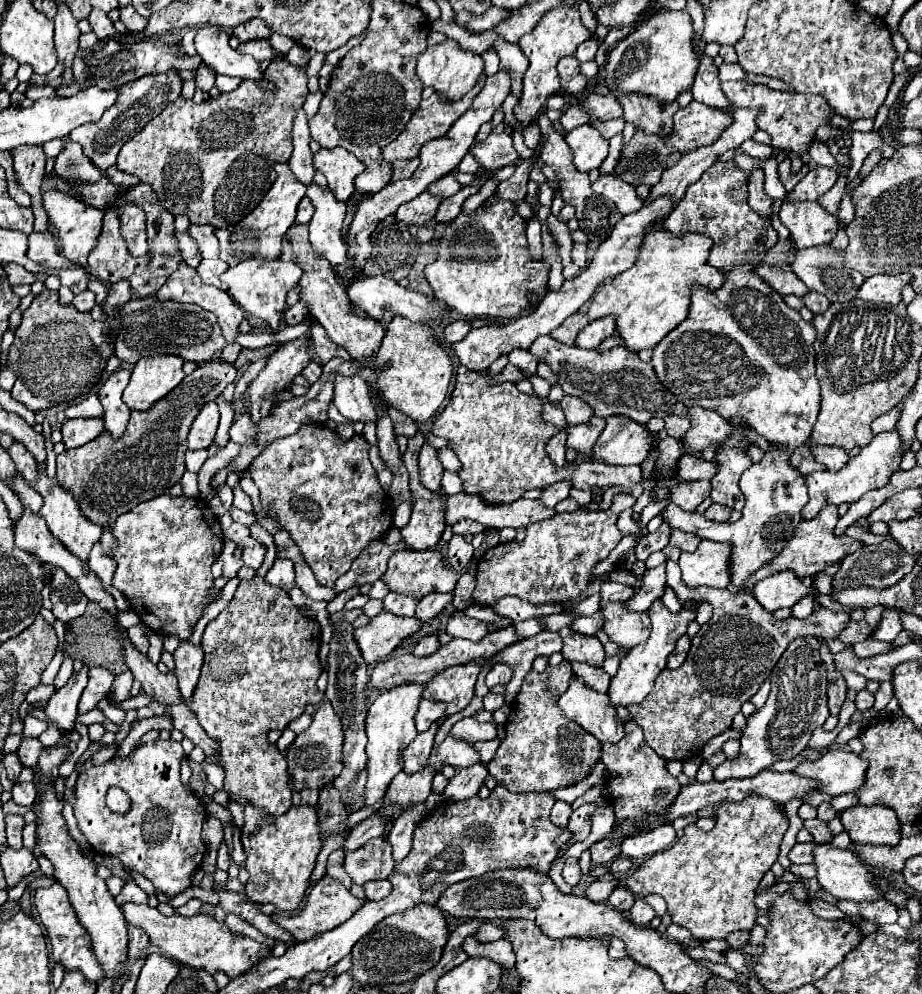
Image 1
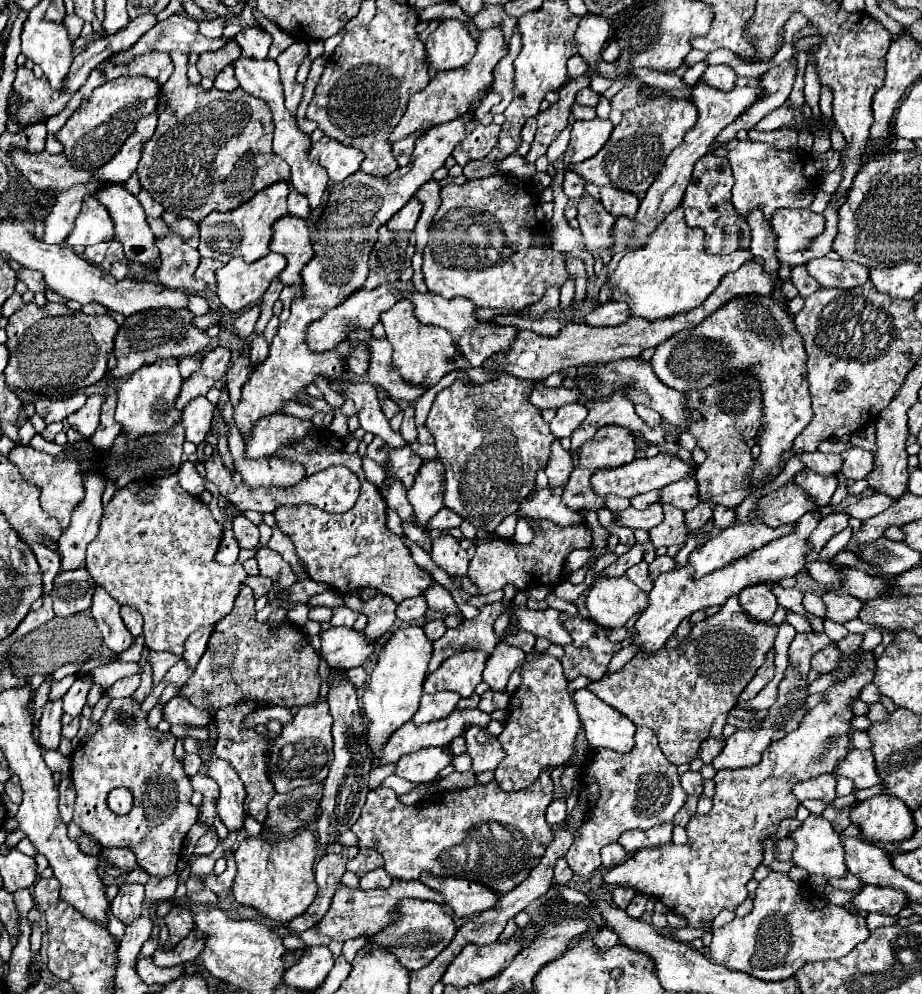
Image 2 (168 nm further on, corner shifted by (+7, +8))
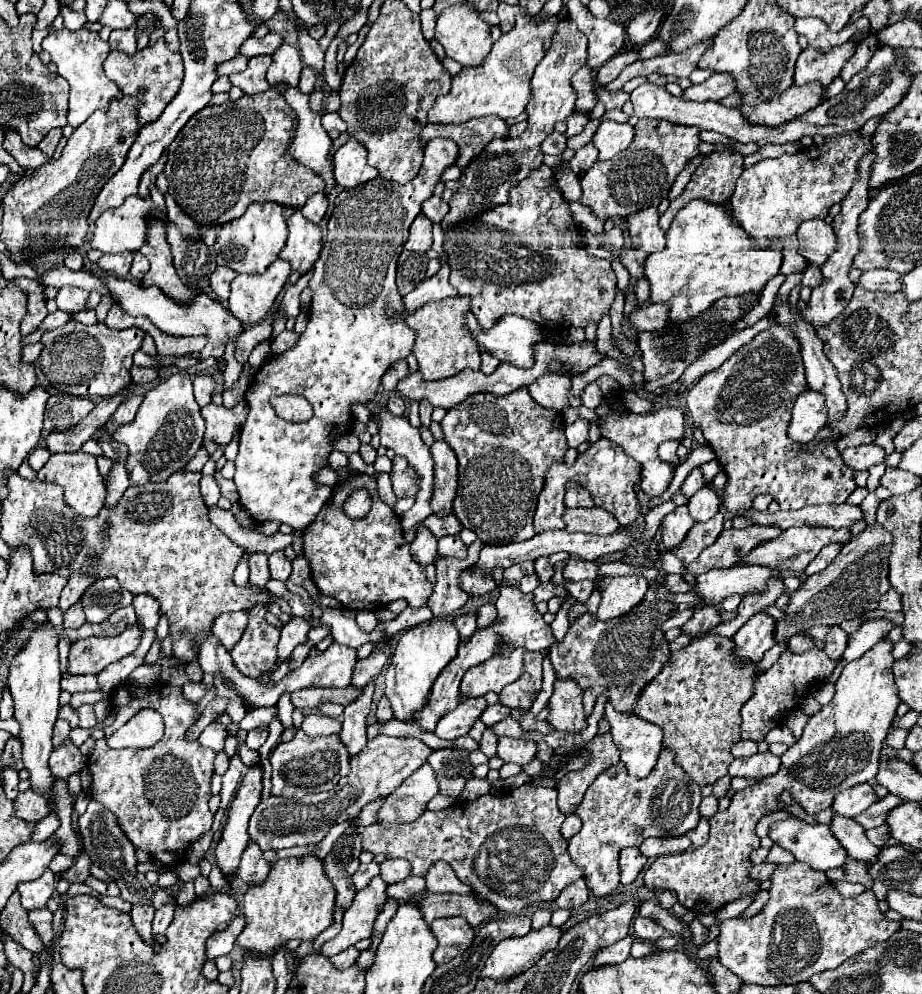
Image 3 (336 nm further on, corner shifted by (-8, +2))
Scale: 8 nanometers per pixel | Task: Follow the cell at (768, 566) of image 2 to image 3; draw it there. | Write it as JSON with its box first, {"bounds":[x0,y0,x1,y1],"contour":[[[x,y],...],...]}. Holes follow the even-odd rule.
{"bounds":[693,564,777,604],"contour":[[[741,564],[733,570],[711,570],[697,576],[697,584],[693,586],[693,590],[703,596],[709,604],[717,604],[731,594],[745,596],[763,592],[767,578],[771,576],[777,576],[777,572],[771,572],[763,566]]]}

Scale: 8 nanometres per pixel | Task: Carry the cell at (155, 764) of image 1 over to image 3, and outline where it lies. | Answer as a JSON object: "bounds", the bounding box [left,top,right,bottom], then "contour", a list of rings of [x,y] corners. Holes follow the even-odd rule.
{"bounds":[87,684,217,866],"contour":[[[133,684],[119,686],[111,696],[111,714],[115,720],[111,726],[103,728],[105,736],[127,724],[143,708],[157,710],[163,716],[163,738],[151,748],[125,750],[109,748],[105,738],[97,740],[95,750],[87,760],[93,774],[91,796],[119,816],[121,828],[127,832],[127,838],[135,848],[149,852],[163,866],[175,866],[183,862],[187,848],[213,824],[213,814],[209,812],[207,802],[211,798],[213,760],[217,752],[185,738],[187,730],[201,714],[193,702],[183,698],[181,688],[169,684],[157,688]]]}

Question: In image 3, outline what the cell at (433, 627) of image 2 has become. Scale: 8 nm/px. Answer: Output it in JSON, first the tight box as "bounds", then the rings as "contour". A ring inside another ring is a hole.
{"bounds":[455,612,477,636],"contour":[[[467,612],[455,618],[455,626],[461,636],[471,636],[477,630],[477,612]]]}

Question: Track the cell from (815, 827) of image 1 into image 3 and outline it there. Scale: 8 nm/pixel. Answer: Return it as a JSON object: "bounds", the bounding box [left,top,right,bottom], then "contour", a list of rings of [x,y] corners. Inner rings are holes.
{"bounds":[855,794,903,830],"contour":[[[887,794],[883,800],[879,800],[877,804],[873,804],[871,808],[867,808],[867,812],[863,812],[863,816],[857,816],[855,820],[867,830],[867,828],[875,828],[875,826],[881,826],[885,824],[885,818],[887,814],[897,808],[899,804],[903,804],[903,800],[895,794]]]}

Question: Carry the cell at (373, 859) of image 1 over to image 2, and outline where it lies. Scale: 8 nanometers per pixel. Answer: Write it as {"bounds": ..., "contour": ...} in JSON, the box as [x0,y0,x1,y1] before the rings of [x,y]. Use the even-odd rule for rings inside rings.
{"bounds":[346,848,384,876],"contour":[[[360,848],[358,854],[346,862],[346,870],[358,876],[364,876],[366,872],[382,868],[382,866],[384,866],[384,858],[380,856],[378,850],[372,850],[372,848]]]}

